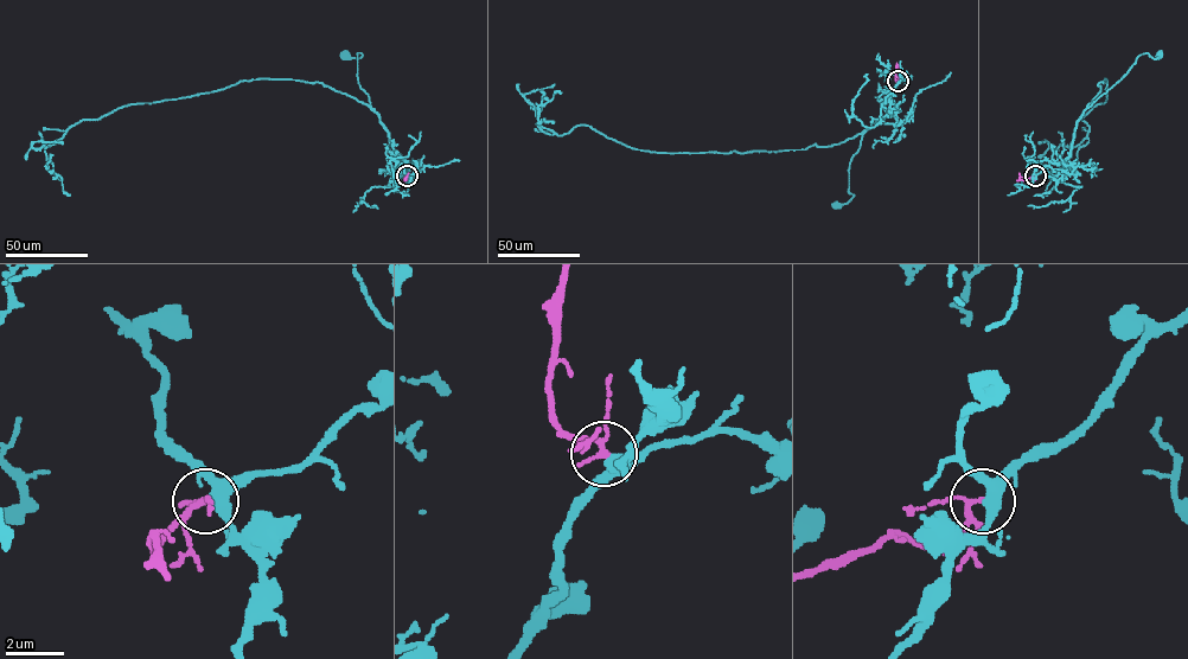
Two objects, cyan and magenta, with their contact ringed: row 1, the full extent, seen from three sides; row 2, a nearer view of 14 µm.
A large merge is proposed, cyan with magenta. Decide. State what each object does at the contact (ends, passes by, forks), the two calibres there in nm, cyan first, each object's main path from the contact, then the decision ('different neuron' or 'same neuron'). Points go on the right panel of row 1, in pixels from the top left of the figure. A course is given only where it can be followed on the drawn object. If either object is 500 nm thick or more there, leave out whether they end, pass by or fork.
cyan forks | magenta passes by | 360/180 nm | cyan via (1035, 177), (1070, 155), (1075, 122), (1084, 110), (1139, 55), (1158, 56) | magenta via (1035, 177), (1024, 180), (1019, 173) | same neuron

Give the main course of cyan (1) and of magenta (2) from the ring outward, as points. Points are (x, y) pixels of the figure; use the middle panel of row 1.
1: (898, 81), (890, 97), (895, 110), (872, 123), (850, 161), (849, 192), (854, 197), (836, 205)
2: (898, 81), (895, 66), (900, 64)

